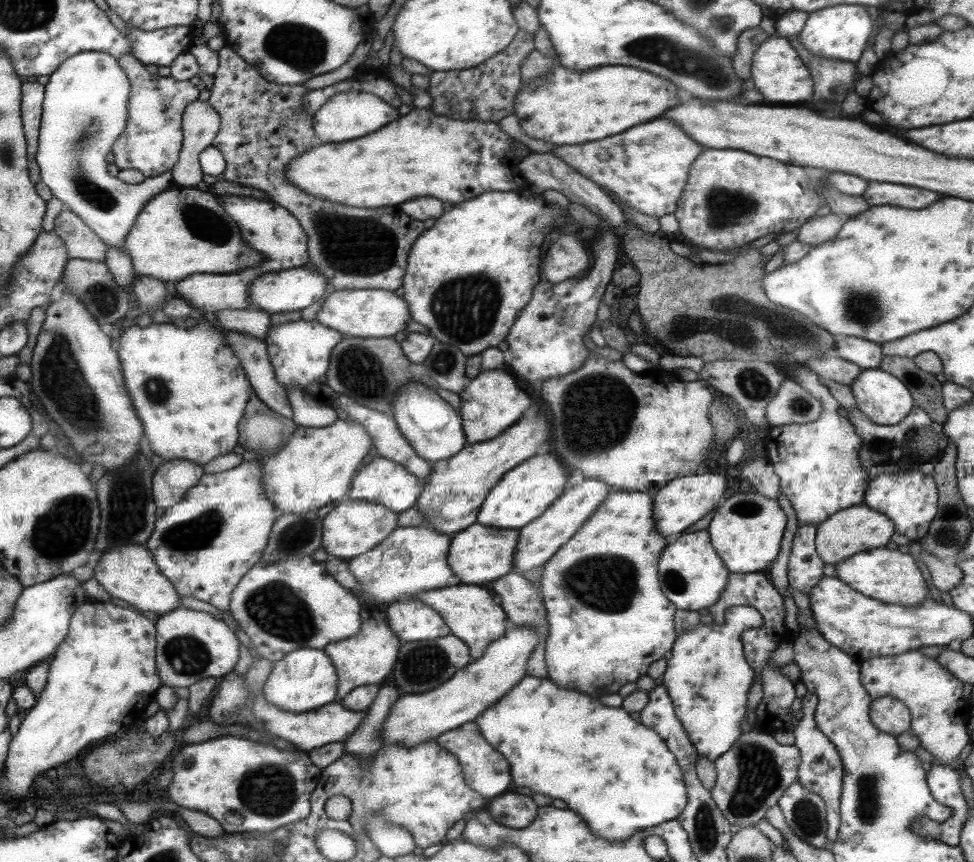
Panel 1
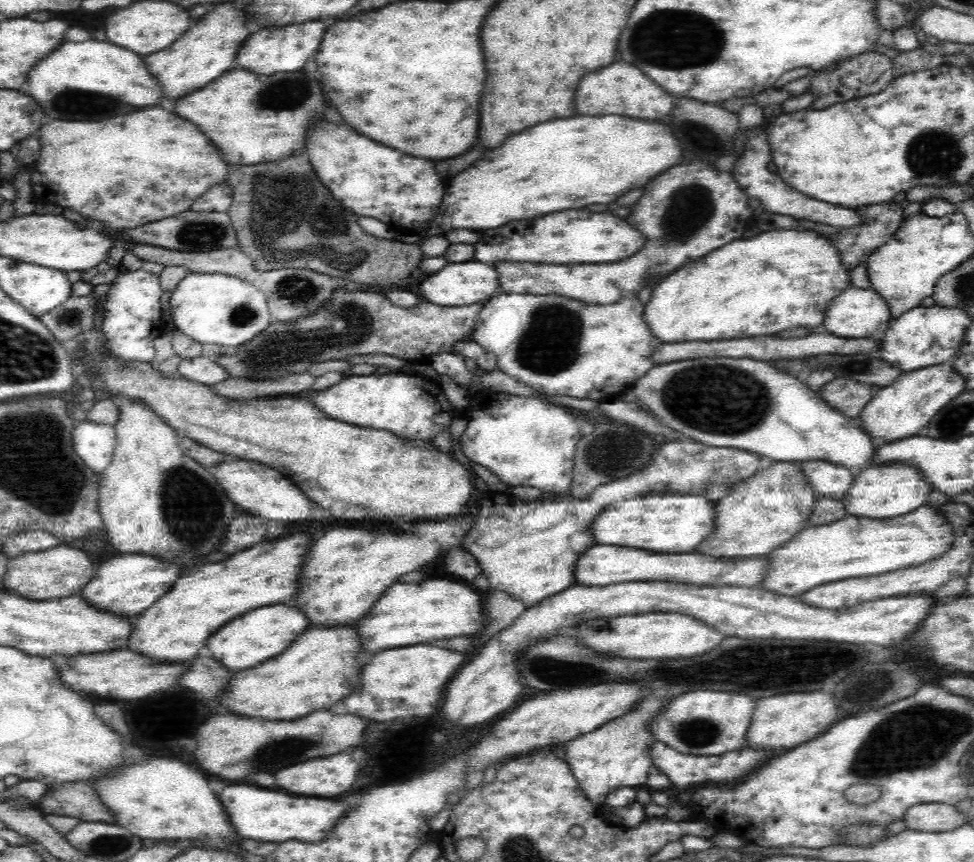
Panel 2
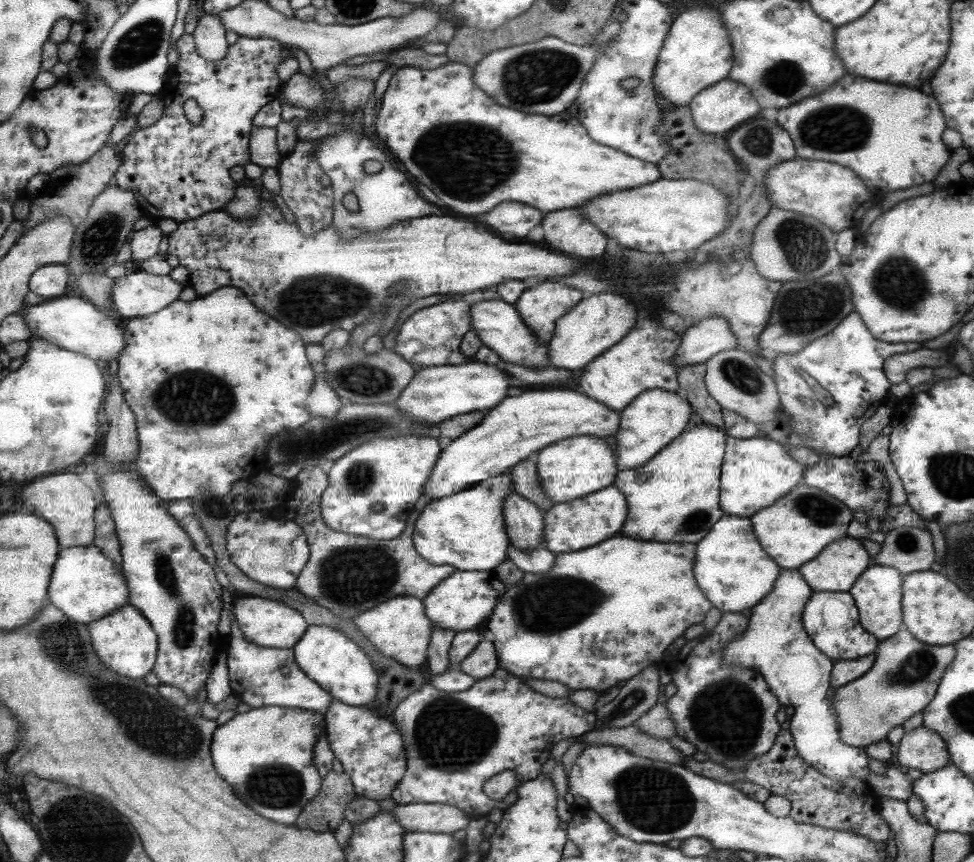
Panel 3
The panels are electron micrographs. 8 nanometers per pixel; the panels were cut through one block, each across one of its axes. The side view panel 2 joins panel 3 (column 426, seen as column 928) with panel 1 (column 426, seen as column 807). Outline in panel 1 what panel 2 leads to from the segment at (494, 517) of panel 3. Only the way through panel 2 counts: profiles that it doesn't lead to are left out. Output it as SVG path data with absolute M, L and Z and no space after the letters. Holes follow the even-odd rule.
M398 526L379 547L349 560L351 572L370 602L391 604L412 598L418 592L444 588L452 578L452 568L448 566L448 548L451 548L451 542L446 533L428 526Z

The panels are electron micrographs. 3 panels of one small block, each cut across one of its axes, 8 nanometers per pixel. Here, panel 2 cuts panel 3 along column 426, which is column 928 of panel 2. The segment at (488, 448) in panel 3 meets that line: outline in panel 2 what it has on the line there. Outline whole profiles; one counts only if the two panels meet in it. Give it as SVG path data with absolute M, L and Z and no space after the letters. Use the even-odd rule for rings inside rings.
M903 464L868 466L855 472L855 478L841 502L845 514L854 515L855 518L894 519L924 504L930 492L929 484L923 482L914 467Z

